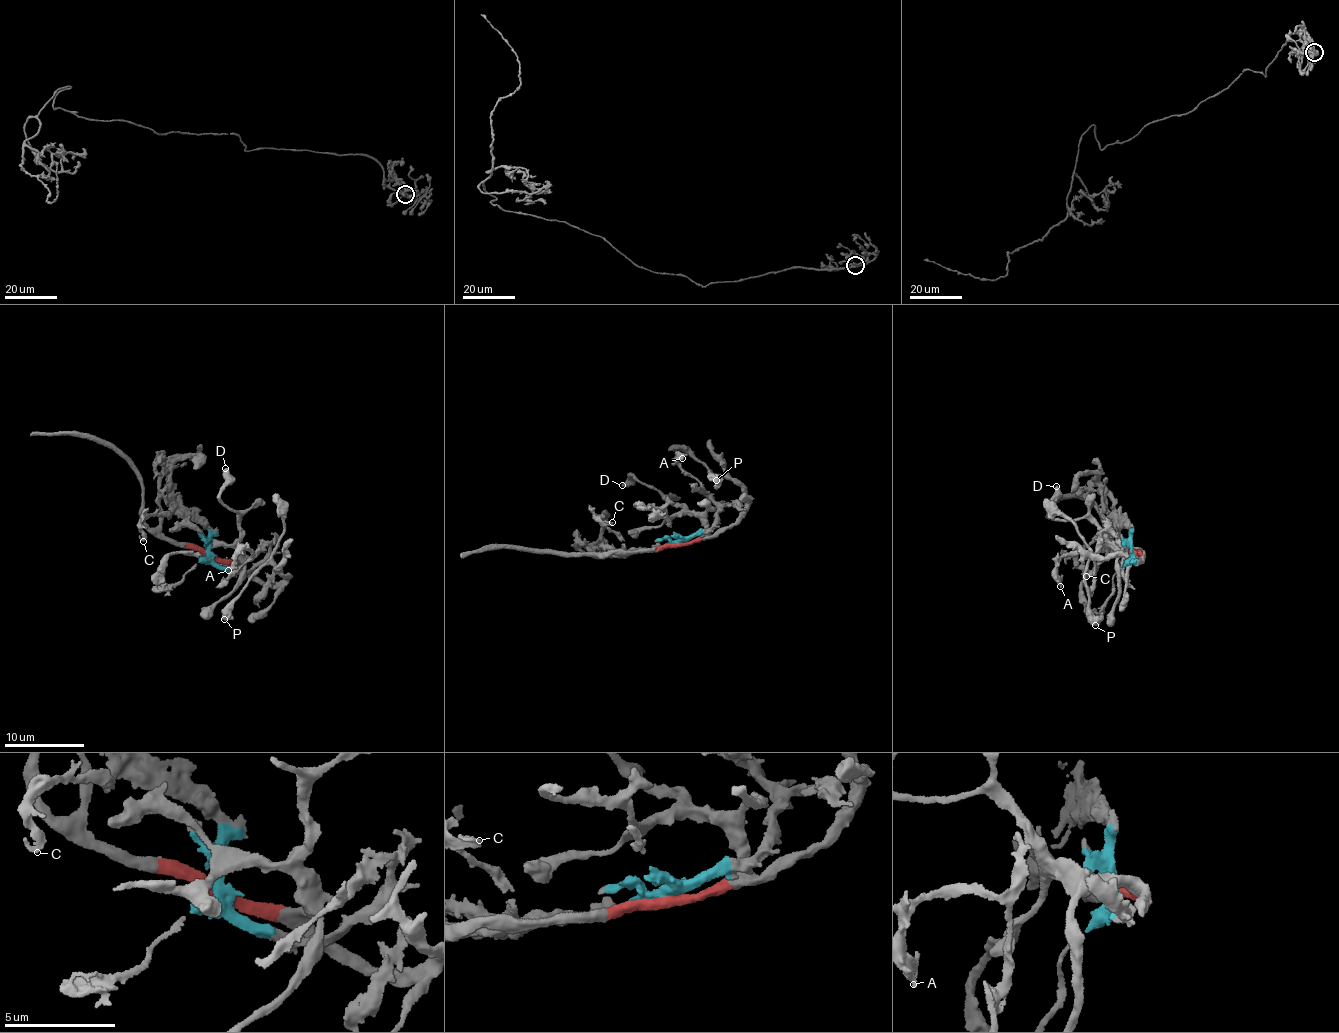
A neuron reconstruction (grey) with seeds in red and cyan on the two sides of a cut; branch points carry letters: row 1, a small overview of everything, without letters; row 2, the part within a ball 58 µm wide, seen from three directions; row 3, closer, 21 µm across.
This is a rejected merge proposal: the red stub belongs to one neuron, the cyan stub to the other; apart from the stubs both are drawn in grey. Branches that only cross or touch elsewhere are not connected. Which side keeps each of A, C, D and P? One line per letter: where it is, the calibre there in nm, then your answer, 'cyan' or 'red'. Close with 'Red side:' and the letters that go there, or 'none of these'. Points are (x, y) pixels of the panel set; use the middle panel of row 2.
A: place (682, 458); calibre 500 nm; cyan
C: place (612, 522); calibre 300 nm; cyan
D: place (622, 485); calibre 480 nm; red
P: place (716, 480); calibre 550 nm; red
Red side: D, P

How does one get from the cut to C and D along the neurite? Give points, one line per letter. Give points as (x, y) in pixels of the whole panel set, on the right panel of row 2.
C: (1133, 553), (1130, 531), (1127, 526), (1115, 529), (1109, 536), (1079, 552), (1077, 563), (1086, 576)
D: (1133, 553), (1139, 551), (1109, 540), (1101, 528), (1085, 518), (1067, 522), (1053, 516), (1057, 485)

